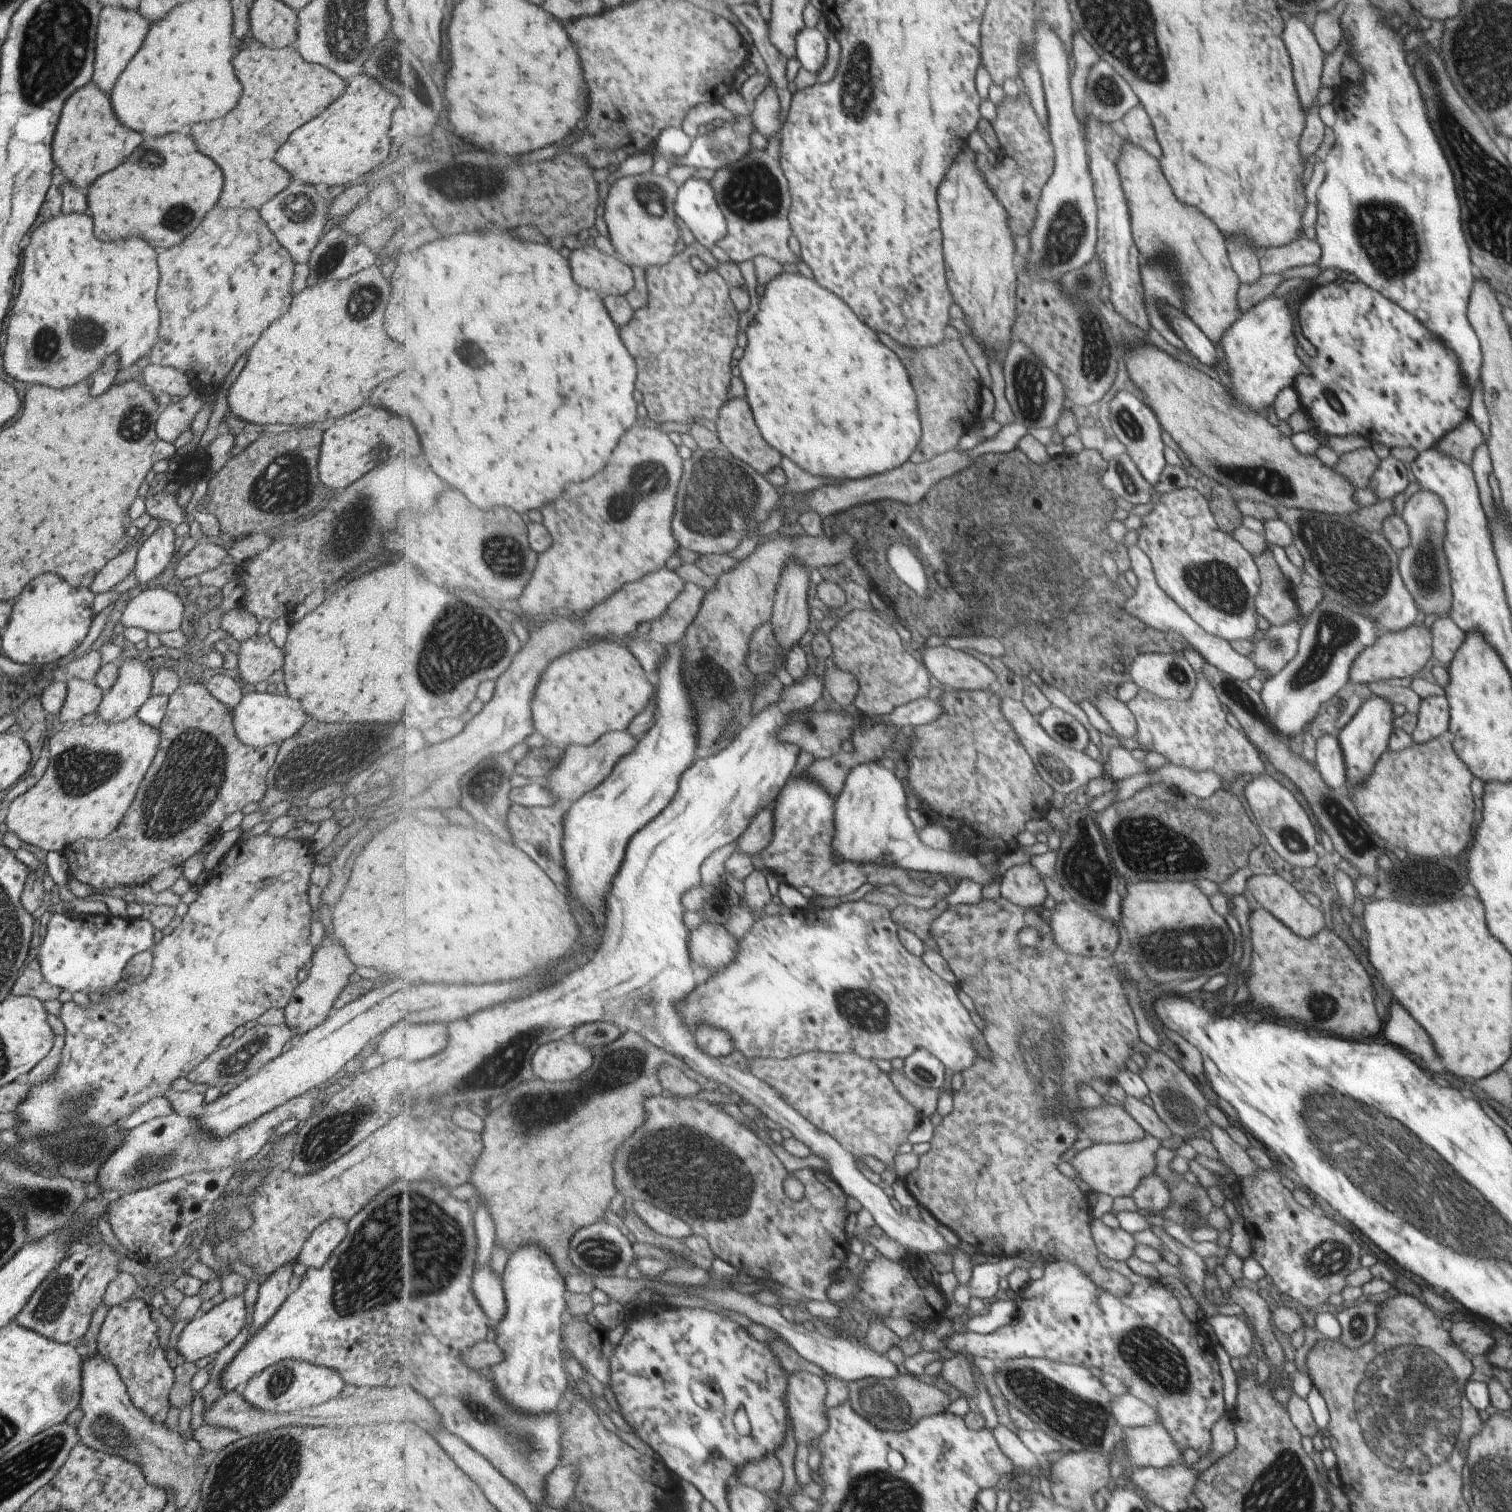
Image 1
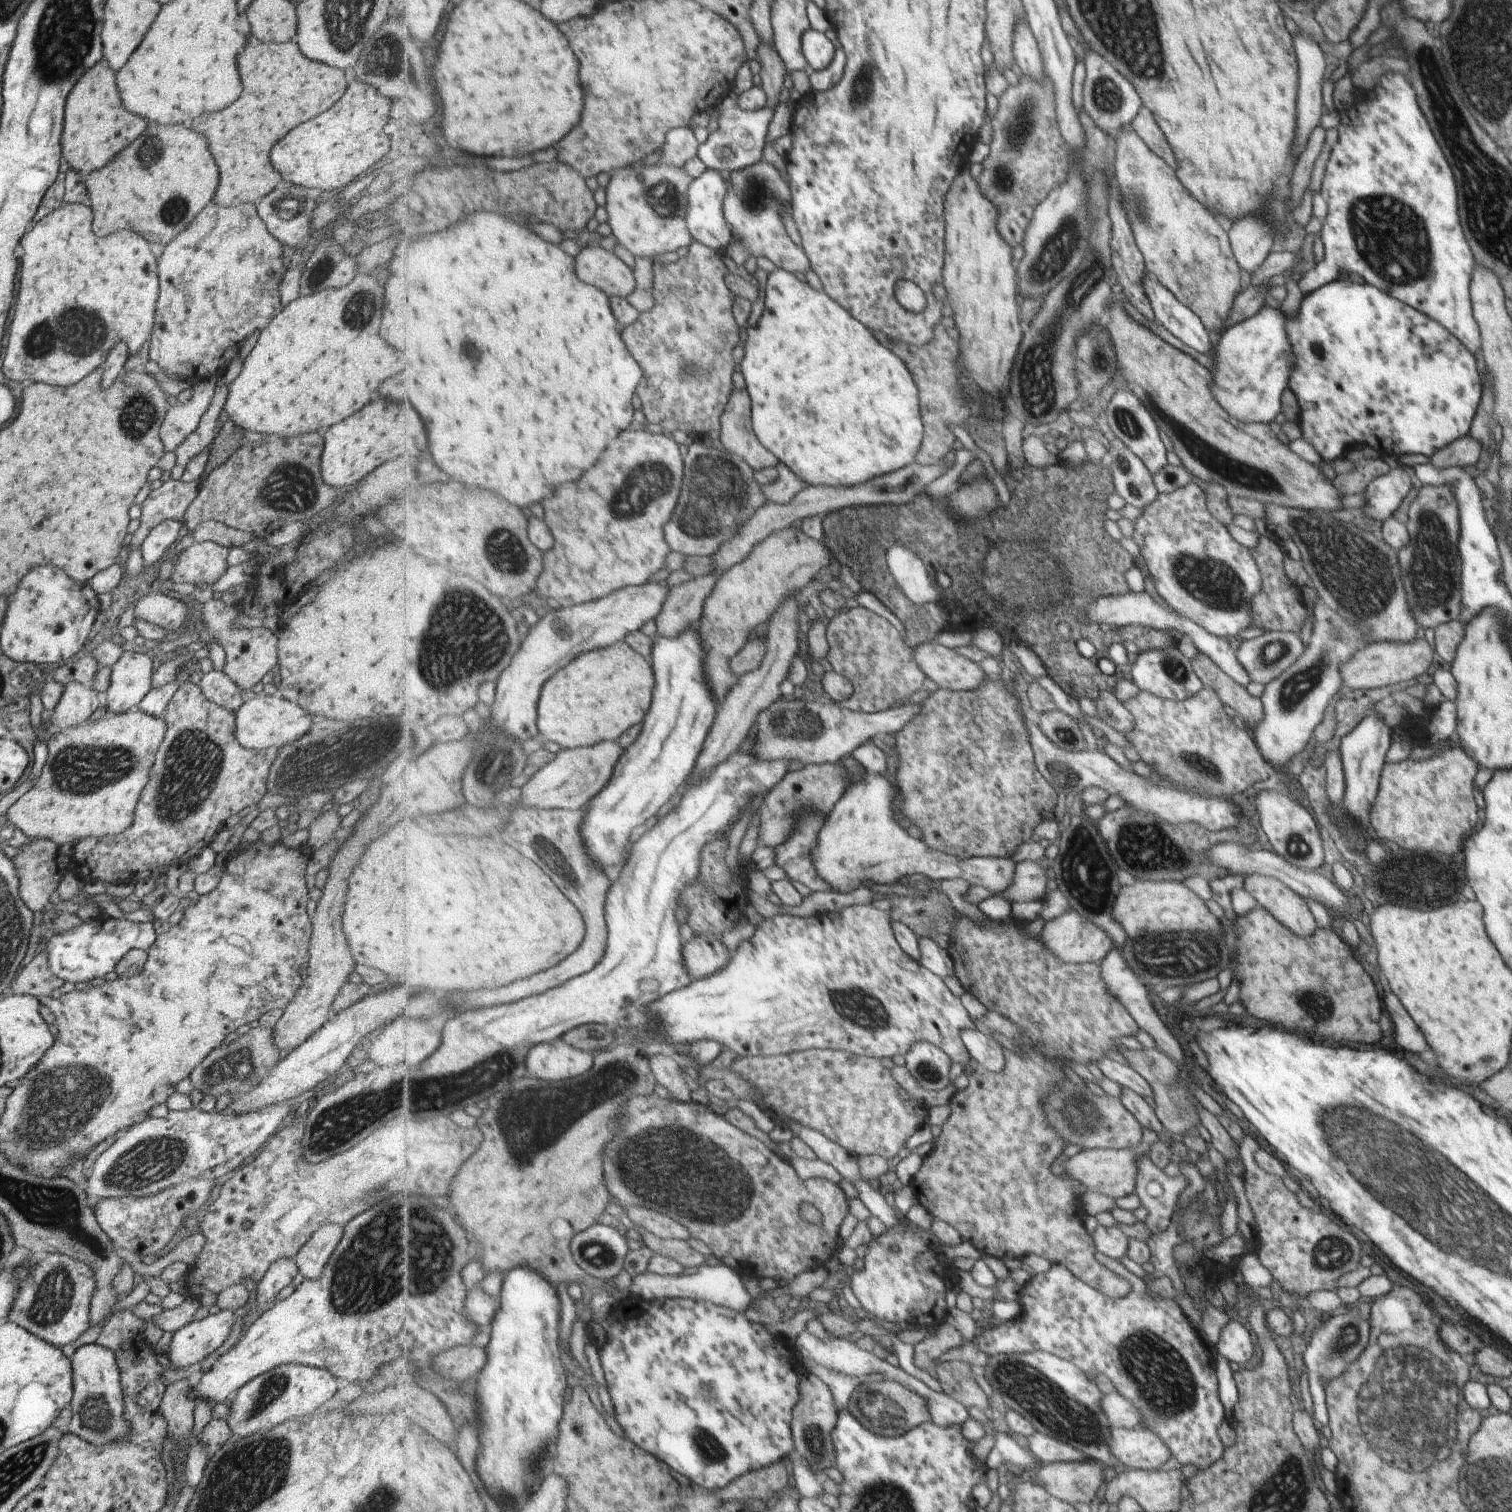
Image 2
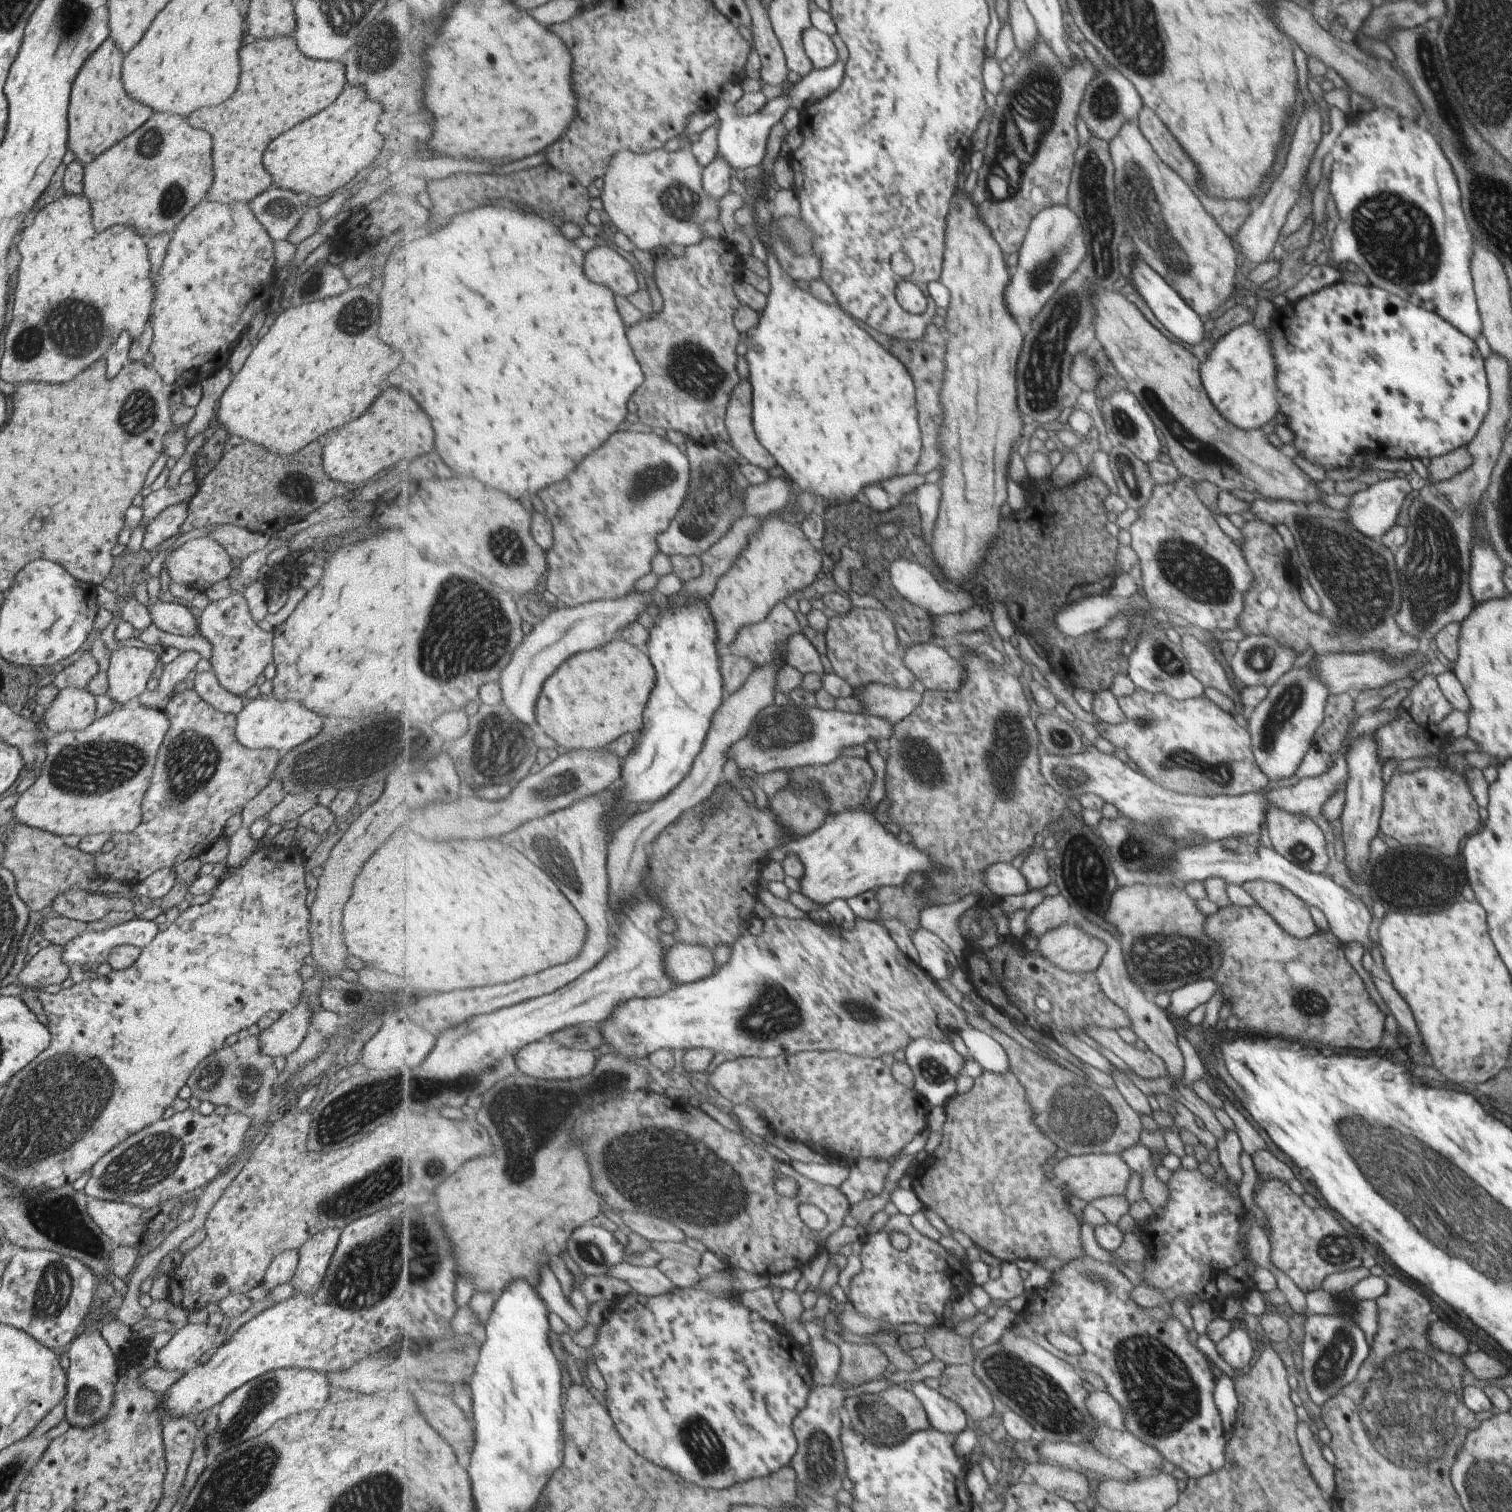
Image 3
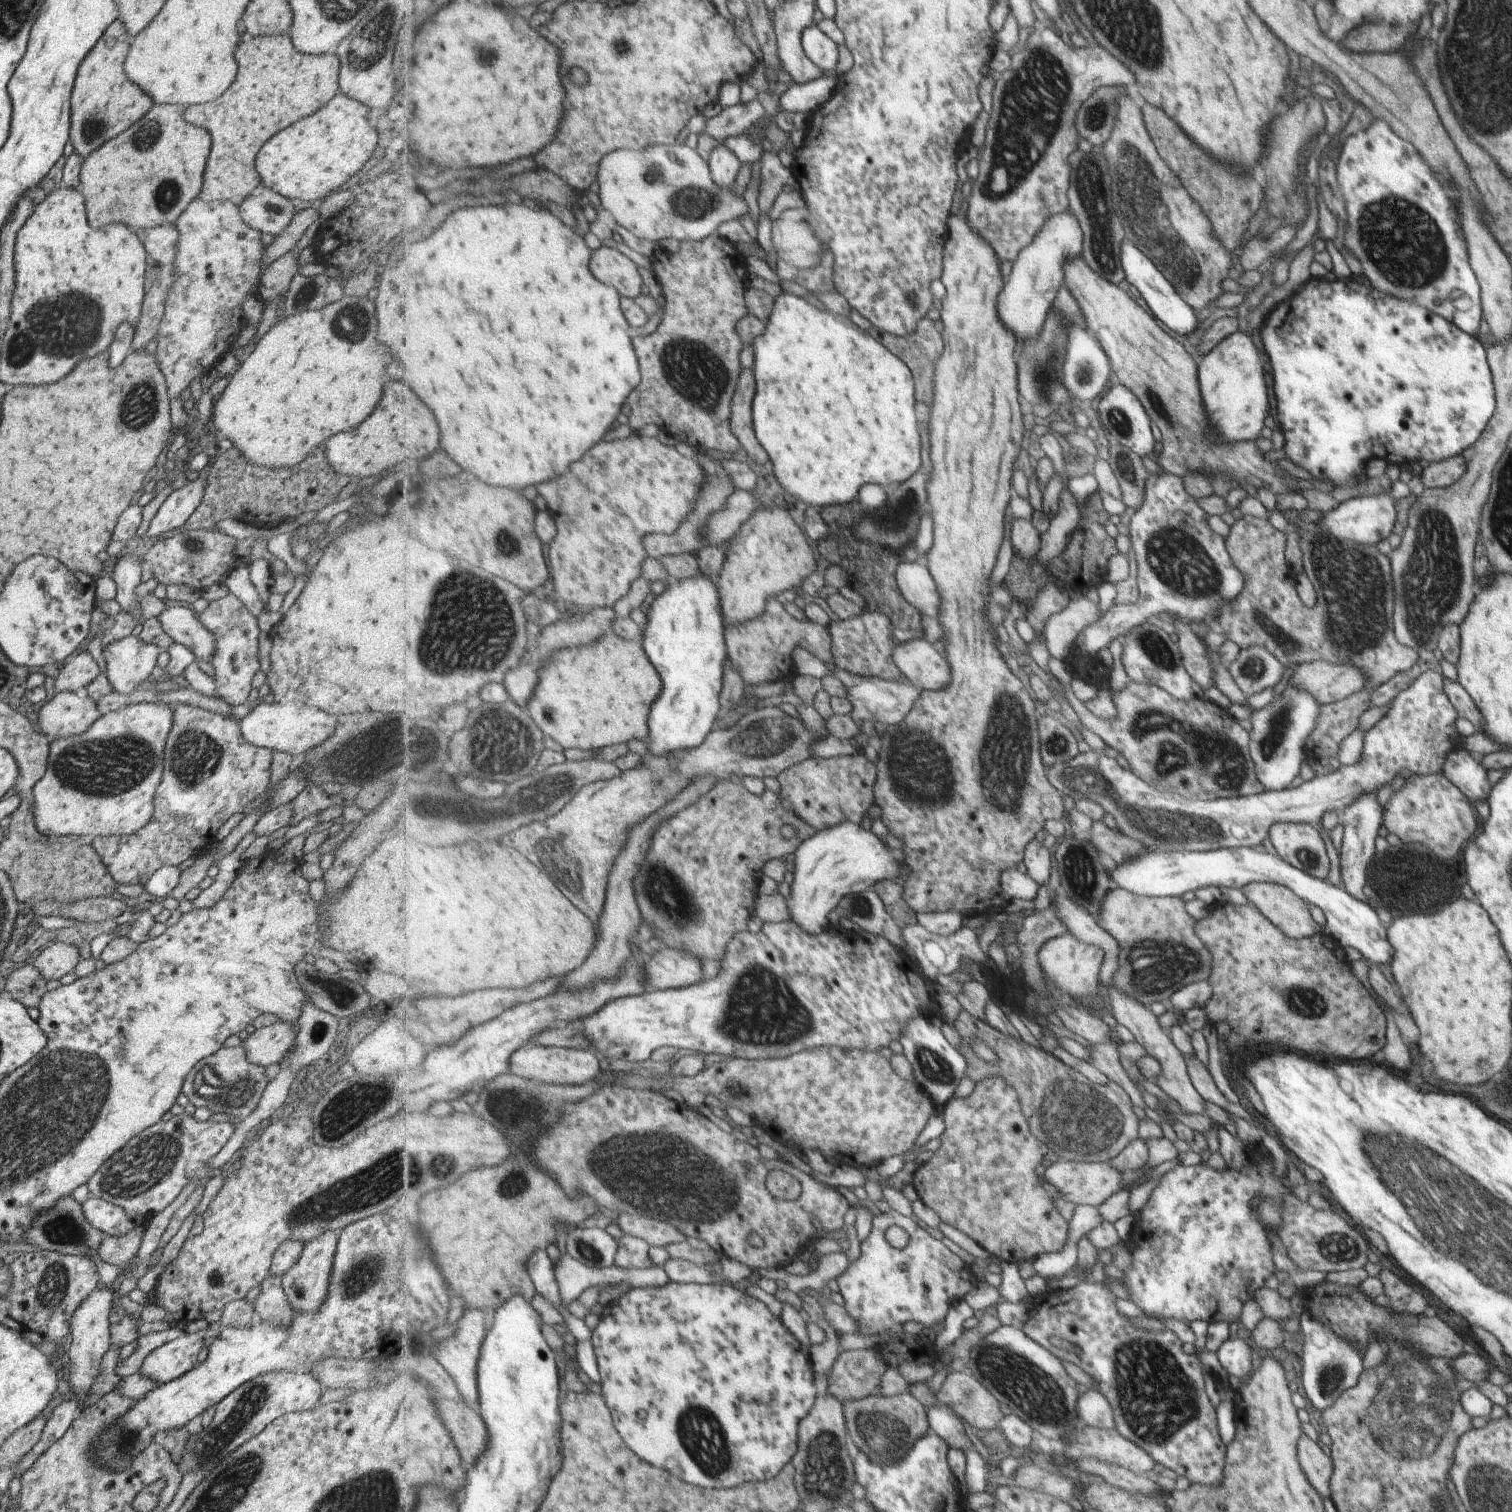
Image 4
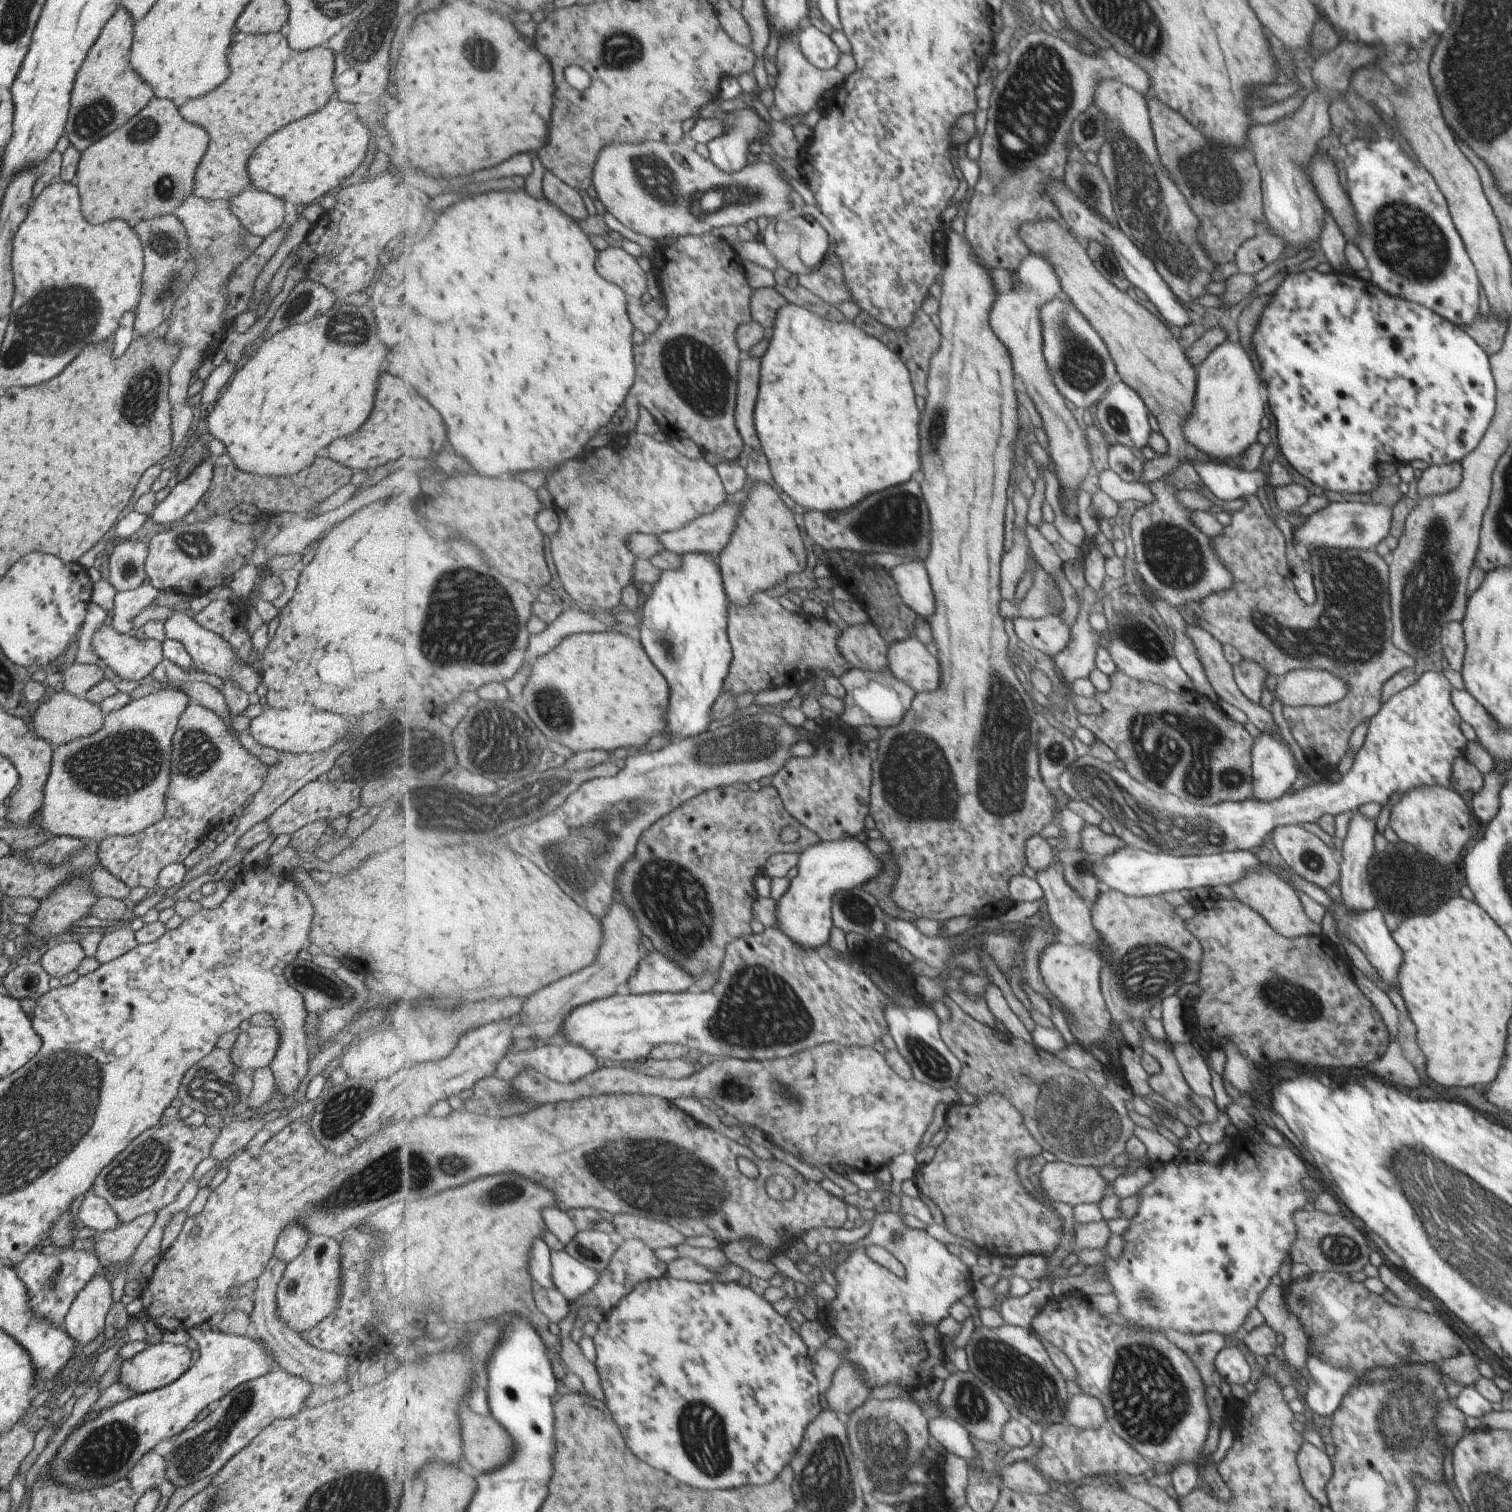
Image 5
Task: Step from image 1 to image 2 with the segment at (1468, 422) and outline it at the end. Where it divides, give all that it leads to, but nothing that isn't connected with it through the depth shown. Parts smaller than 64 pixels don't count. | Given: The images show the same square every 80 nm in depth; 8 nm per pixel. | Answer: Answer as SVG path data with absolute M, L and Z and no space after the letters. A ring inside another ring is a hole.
M1467 434L1463 438L1449 442L1448 446L1443 446L1443 449L1437 450L1428 459L1436 468L1449 468L1449 466L1466 468L1477 464L1480 452L1479 442Z

